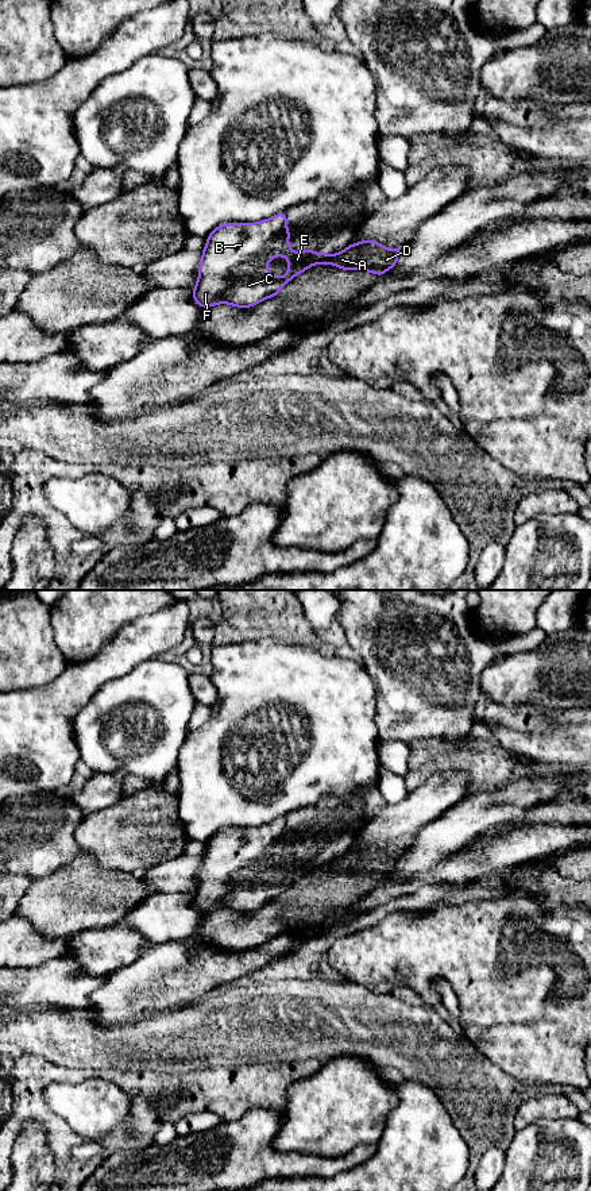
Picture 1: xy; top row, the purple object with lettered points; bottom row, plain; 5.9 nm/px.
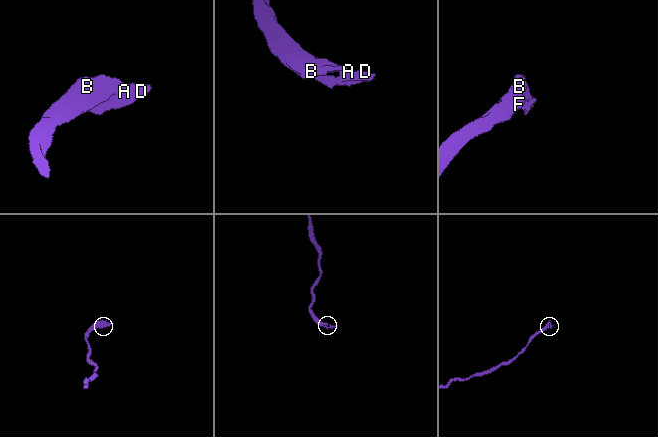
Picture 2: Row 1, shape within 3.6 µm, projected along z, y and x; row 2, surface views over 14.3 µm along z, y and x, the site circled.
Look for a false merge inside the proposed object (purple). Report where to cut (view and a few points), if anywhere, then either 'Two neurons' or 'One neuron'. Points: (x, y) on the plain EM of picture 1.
Split along xy (327, 860), (317, 867). Two neurons

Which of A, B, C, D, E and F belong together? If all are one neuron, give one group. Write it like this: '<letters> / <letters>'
A D / B C E F

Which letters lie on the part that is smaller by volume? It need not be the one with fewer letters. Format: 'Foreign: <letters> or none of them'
Foreign: A, D

